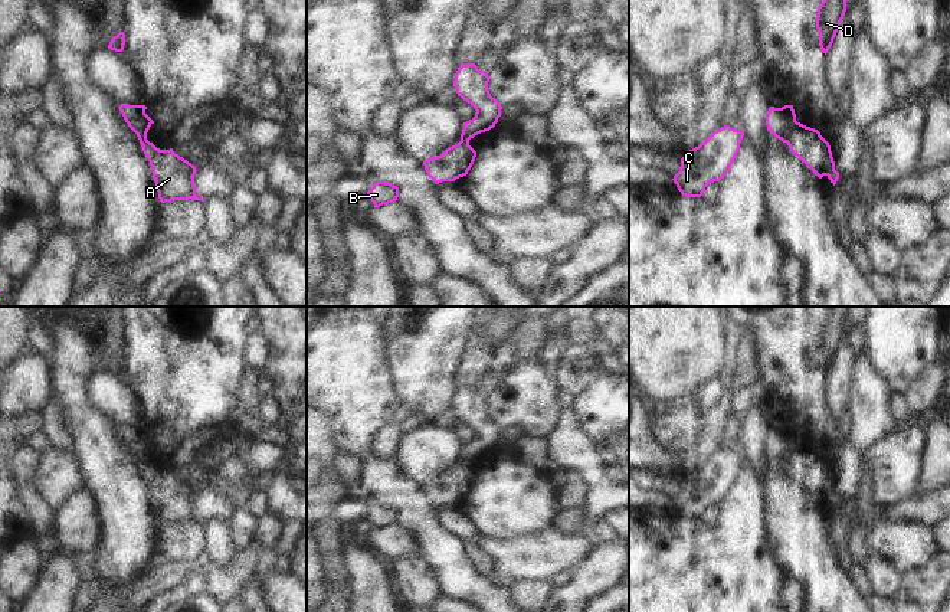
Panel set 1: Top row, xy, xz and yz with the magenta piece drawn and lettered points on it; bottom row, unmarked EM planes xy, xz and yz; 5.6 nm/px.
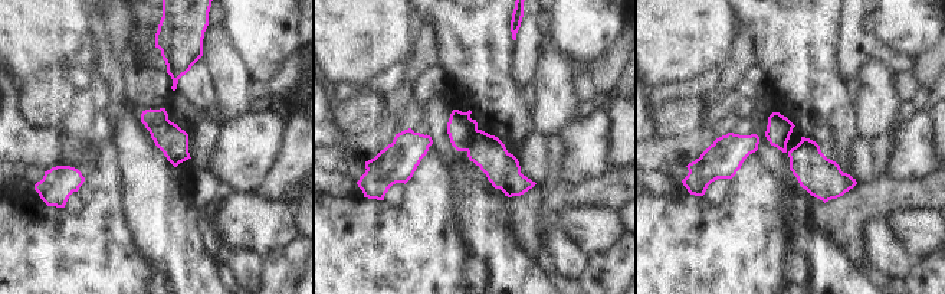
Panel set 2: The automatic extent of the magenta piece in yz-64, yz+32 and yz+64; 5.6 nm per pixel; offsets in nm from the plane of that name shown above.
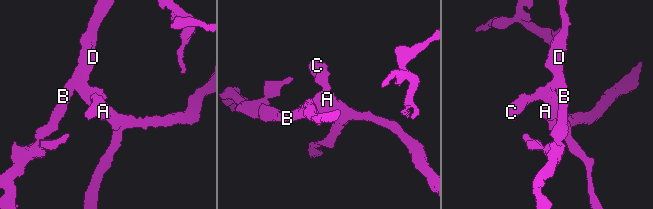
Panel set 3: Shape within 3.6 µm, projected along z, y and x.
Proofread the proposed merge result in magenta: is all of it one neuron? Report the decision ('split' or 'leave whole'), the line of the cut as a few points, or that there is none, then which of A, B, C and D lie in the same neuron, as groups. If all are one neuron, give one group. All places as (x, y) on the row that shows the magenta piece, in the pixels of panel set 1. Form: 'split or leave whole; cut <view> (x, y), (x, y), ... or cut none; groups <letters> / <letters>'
split; cut yz (795, 120), (785, 141); groups A / B C D

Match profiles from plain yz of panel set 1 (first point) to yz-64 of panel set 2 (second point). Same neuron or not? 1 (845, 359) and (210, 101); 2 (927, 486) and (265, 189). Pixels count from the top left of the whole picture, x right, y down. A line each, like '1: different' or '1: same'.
1: same
2: same

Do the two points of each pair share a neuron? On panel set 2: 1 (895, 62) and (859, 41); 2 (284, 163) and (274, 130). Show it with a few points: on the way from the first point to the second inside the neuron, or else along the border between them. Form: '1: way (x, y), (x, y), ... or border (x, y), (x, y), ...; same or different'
1: way (886, 55), (868, 45); same
2: border (288, 118), (275, 159), (263, 177); different

